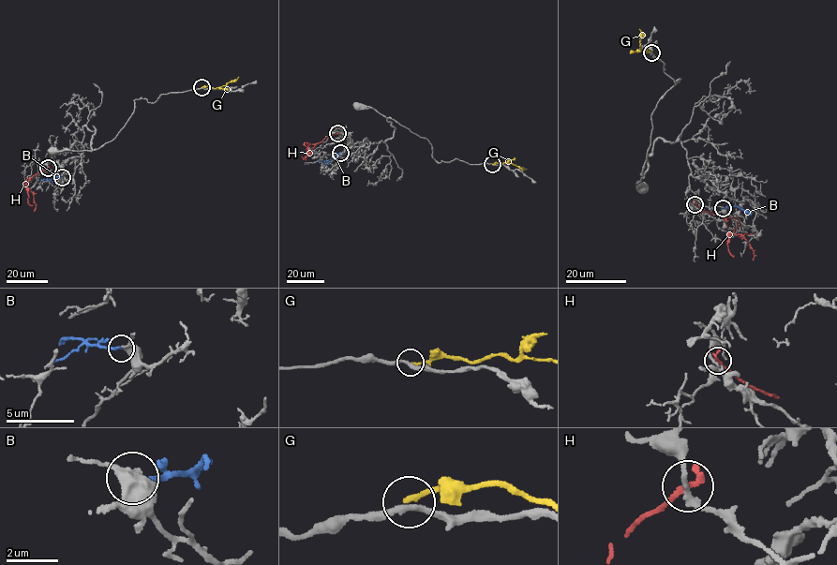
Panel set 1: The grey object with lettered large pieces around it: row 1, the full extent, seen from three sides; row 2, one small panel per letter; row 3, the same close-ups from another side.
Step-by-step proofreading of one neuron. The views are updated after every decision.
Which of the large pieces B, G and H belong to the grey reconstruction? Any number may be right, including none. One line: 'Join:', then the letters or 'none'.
Join: B

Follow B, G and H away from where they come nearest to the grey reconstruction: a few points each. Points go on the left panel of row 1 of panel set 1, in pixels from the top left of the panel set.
B: (62, 177), (41, 179)
G: (201, 87), (220, 87), (238, 77)
H: (48, 168), (25, 182), (25, 188), (34, 196), (34, 211)

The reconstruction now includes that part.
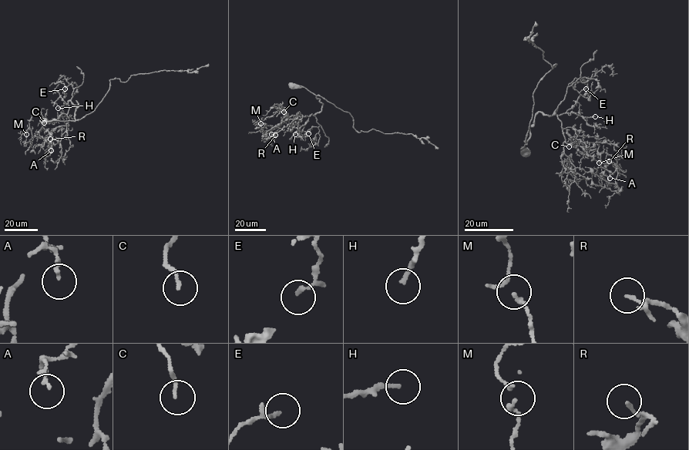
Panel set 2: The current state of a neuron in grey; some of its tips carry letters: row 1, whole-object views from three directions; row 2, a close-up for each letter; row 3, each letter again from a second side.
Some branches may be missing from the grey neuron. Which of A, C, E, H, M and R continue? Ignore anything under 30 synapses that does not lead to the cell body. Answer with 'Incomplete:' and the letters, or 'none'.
Incomplete: H

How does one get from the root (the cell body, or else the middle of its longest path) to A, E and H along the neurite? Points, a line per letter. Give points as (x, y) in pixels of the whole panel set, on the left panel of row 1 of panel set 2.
A: (43, 120), (74, 121), (78, 103), (68, 101), (66, 129), (45, 153), (48, 146), (51, 150)
E: (43, 120), (75, 120), (77, 101), (78, 104), (74, 105), (71, 99), (72, 85), (65, 88)
H: (43, 120), (74, 121), (77, 101), (78, 104), (75, 105), (68, 101), (58, 108)

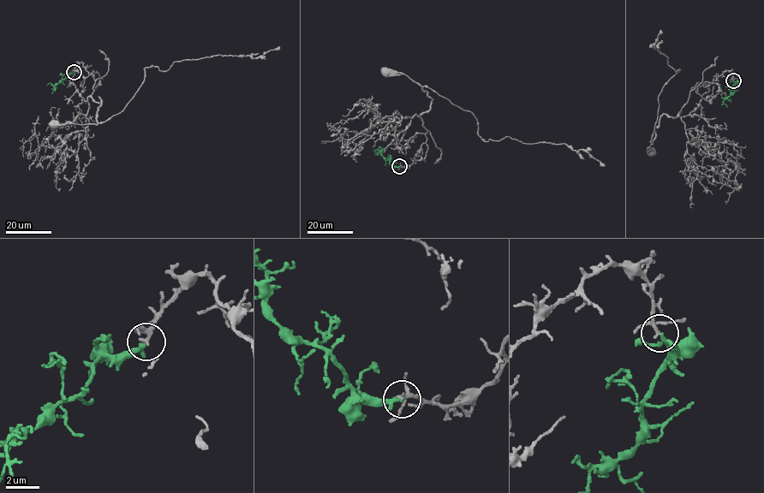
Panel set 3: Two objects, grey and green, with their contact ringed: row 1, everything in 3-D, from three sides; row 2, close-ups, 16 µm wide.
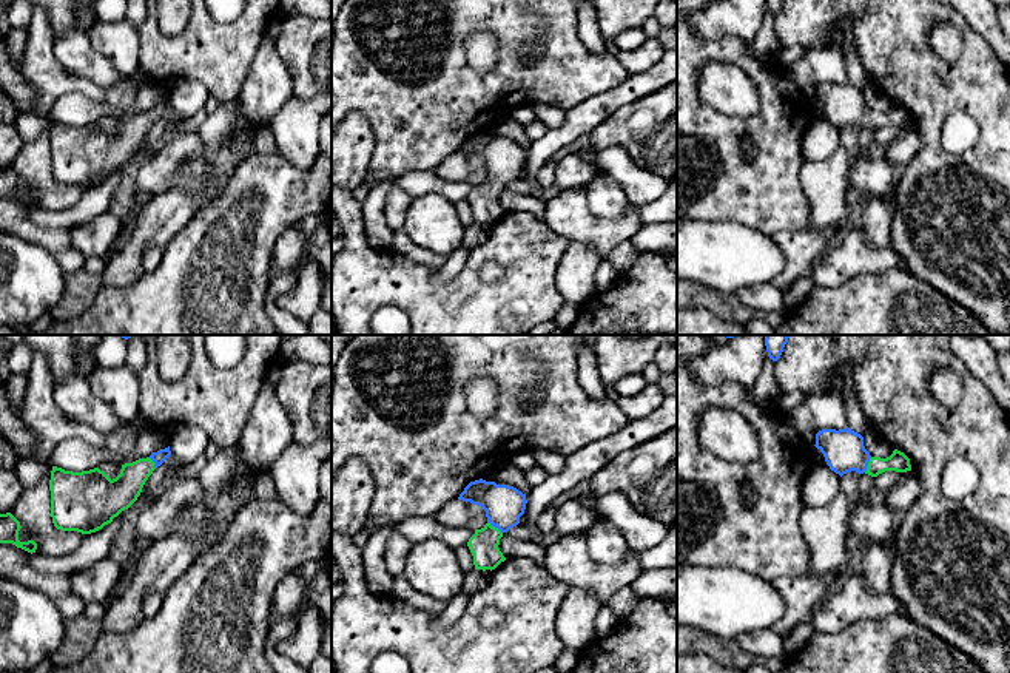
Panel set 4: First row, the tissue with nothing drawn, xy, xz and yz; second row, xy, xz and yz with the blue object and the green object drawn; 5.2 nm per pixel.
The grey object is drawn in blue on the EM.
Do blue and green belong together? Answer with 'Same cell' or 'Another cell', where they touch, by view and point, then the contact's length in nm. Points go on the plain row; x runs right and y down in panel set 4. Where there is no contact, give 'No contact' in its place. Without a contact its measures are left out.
Same cell. Touches blue at xz (495, 181). Shared border 100 nm

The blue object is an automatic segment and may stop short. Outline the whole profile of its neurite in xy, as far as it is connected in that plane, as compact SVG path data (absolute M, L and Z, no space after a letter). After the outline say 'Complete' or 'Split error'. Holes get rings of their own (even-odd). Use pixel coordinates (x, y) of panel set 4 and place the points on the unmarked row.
M168 100L125 117L113 134L99 122L72 127L52 120L49 145L54 181L82 188L102 184L137 154L148 131L170 110Z. Split error

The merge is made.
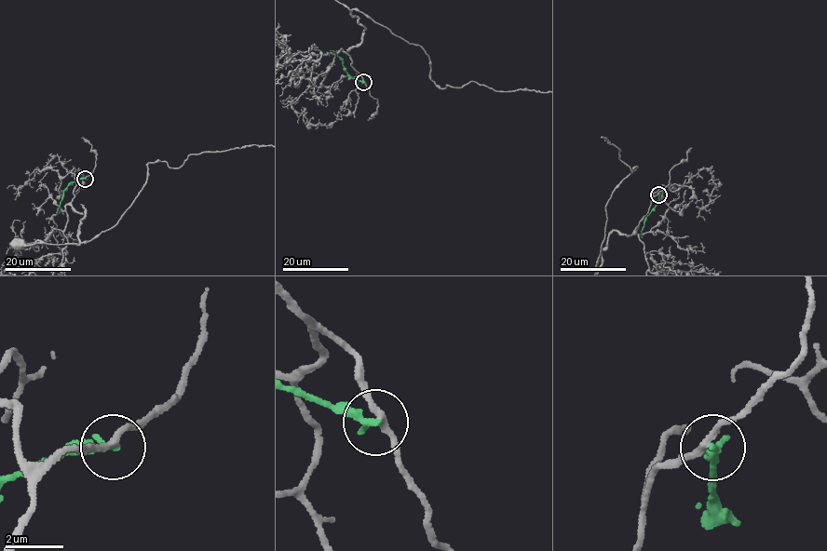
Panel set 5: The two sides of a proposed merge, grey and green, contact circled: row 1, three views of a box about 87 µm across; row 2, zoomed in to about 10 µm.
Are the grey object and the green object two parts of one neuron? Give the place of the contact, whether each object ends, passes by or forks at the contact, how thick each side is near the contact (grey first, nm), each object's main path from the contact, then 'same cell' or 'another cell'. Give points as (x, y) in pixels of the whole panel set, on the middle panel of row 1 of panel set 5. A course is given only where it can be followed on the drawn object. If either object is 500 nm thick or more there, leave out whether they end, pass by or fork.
place (363, 82); grey passes by; green ends; calibres 200 and 280 nm; course grey (363, 82), (362, 75), (350, 65), (347, 54), (362, 40), (365, 28), (358, 17); course green (363, 83), (352, 78), (342, 60), (330, 50); another cell

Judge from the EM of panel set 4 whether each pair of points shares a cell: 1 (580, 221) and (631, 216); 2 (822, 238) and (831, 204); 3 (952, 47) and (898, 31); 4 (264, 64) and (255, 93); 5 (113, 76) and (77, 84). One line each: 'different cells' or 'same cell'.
1: same cell
2: different cells
3: different cells
4: same cell
5: different cells

